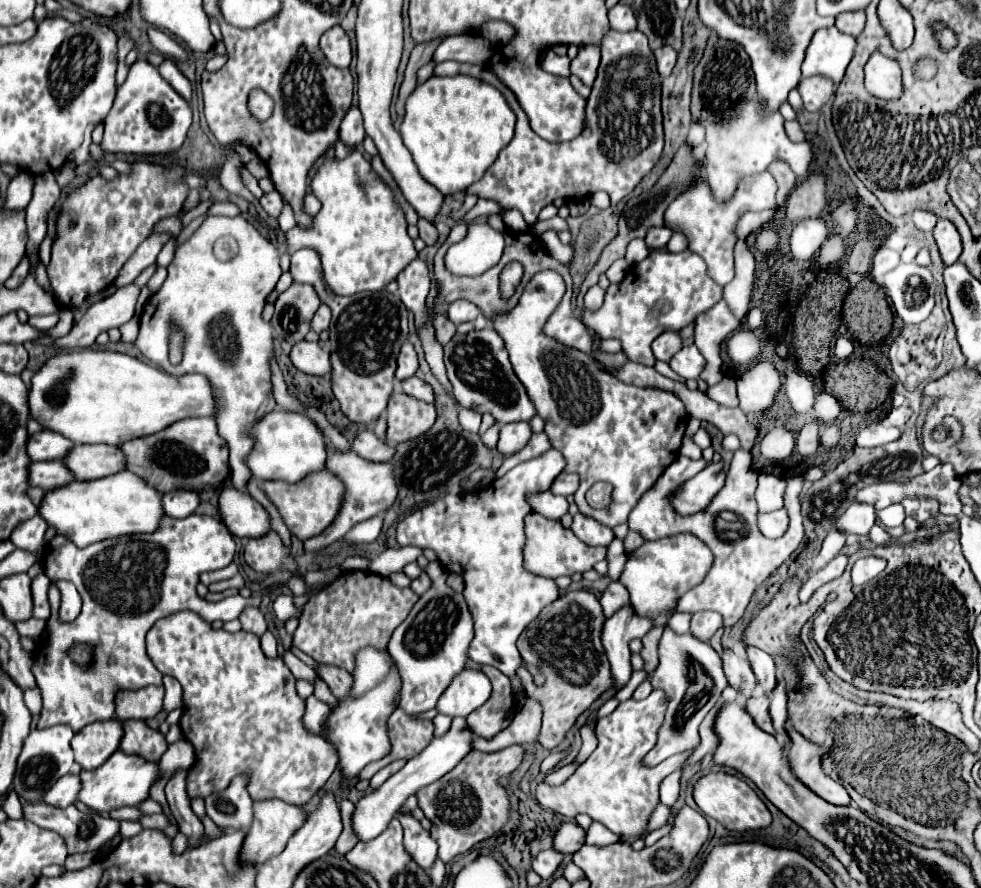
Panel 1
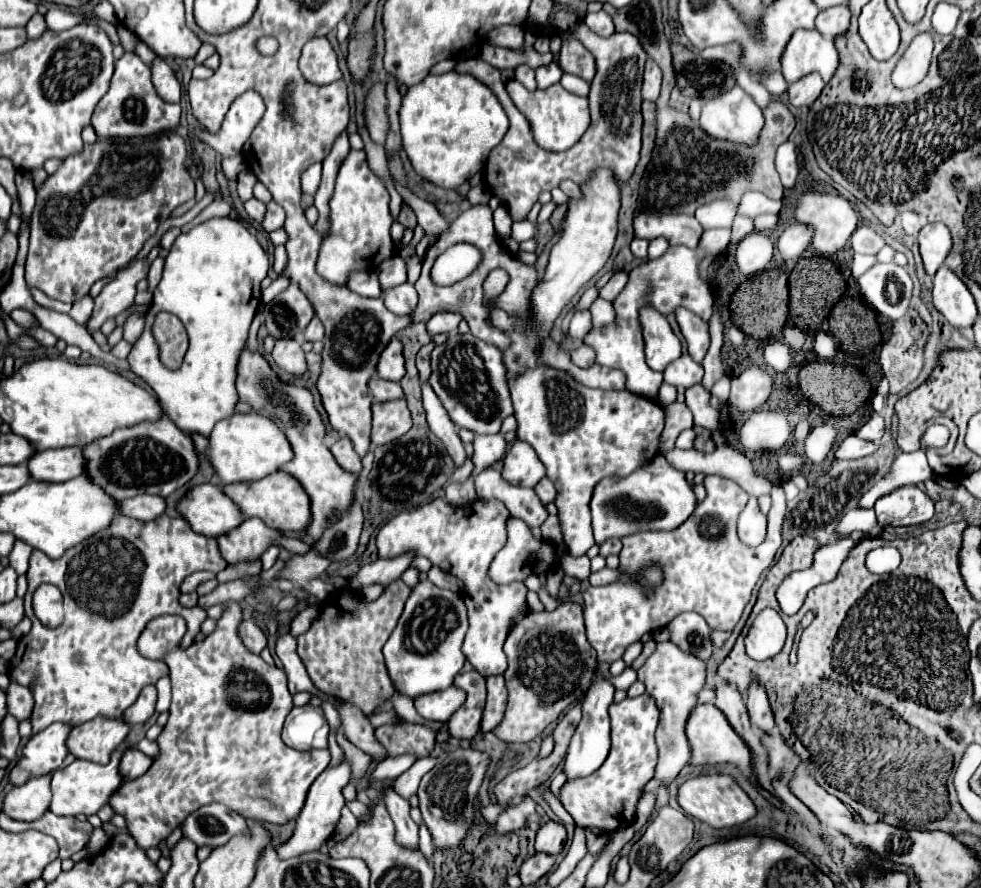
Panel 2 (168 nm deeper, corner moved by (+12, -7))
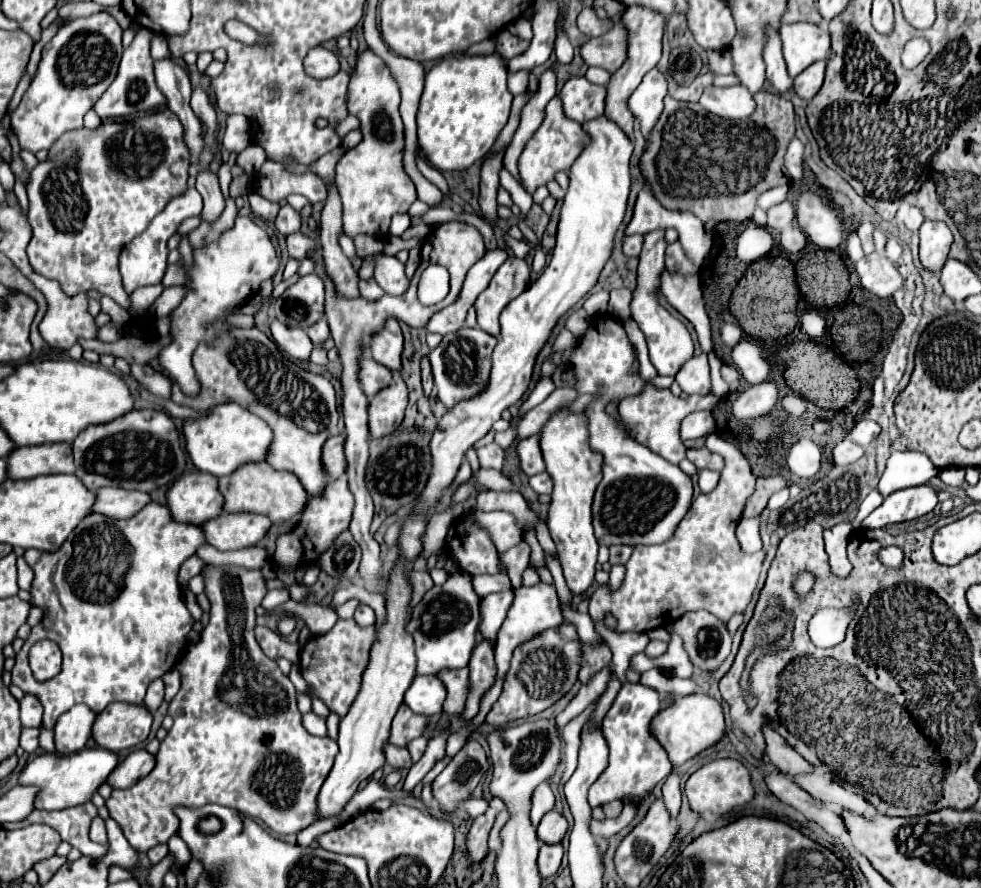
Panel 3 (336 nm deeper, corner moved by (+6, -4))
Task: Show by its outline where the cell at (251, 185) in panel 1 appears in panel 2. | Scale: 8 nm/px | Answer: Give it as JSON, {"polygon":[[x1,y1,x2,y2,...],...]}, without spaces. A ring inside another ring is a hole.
{"polygon":[[250,199,250,201,244,203,244,209,246,209,246,213,248,213,254,221,262,223,262,219,264,219,264,215,266,215,266,203,260,203,258,199]]}

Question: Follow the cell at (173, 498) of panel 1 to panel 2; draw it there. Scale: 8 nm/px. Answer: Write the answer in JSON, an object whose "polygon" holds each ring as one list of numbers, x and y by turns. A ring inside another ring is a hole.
{"polygon":[[138,495,136,499,124,499,118,503,118,513,126,517,136,517,140,521,156,519,164,513,166,501,154,495]]}

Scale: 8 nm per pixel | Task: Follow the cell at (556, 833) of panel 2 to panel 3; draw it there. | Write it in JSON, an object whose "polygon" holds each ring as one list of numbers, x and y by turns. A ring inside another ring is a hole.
{"polygon":[[550,810,538,824,538,838,544,844,560,844,568,832,568,822,562,814]]}

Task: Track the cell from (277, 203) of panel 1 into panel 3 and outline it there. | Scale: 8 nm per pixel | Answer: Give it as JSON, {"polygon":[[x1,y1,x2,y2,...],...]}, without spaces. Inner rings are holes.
{"polygon":[[282,206,278,216,276,216,276,228,278,232,282,232,284,236,300,230,300,214,292,208,292,206]]}

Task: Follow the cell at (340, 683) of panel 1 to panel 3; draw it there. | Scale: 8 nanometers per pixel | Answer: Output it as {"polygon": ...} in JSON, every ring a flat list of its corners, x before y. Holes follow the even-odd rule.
{"polygon":[[390,742,384,744,384,756,386,756,386,762,396,768,396,770,408,770,412,766,412,760,410,760,410,752,406,748,400,748,400,746,394,746]]}

